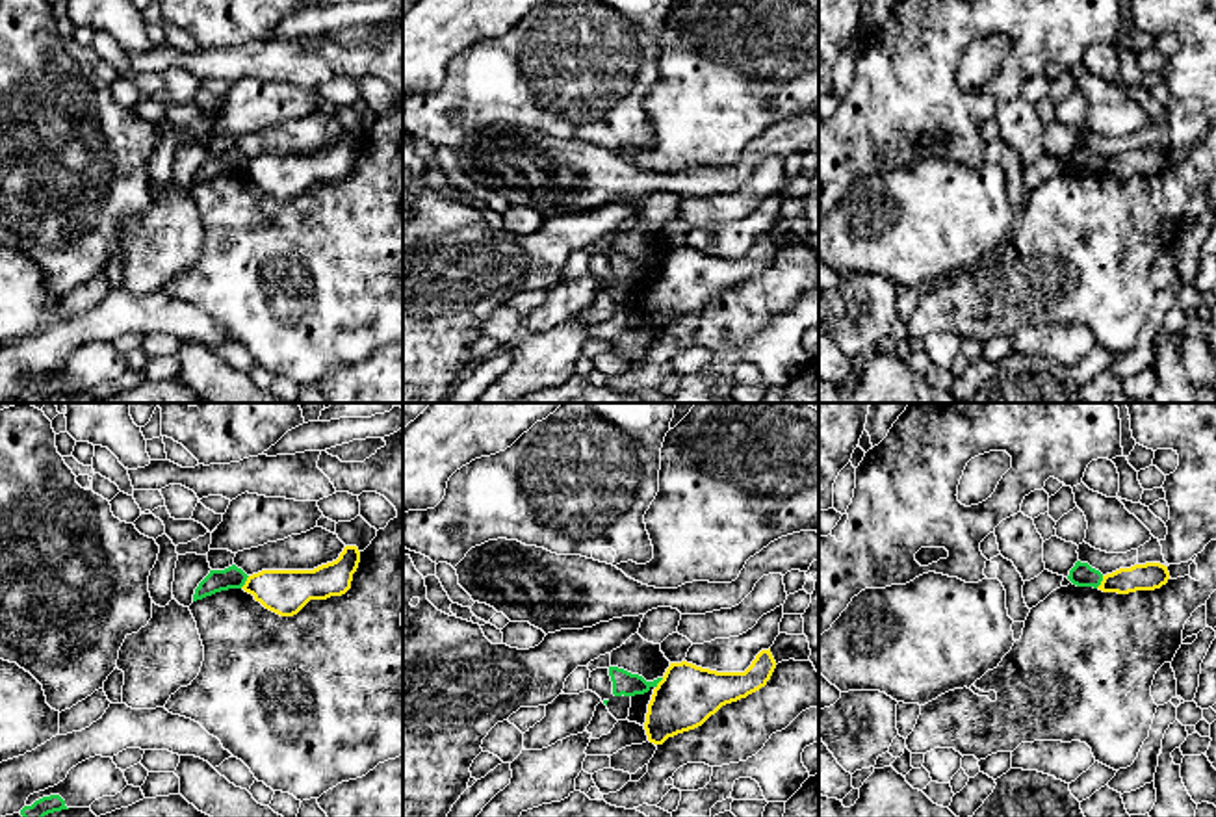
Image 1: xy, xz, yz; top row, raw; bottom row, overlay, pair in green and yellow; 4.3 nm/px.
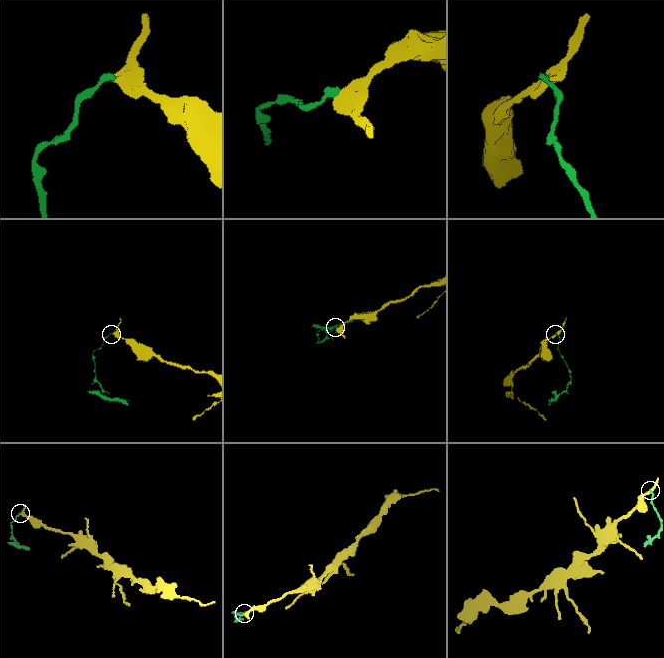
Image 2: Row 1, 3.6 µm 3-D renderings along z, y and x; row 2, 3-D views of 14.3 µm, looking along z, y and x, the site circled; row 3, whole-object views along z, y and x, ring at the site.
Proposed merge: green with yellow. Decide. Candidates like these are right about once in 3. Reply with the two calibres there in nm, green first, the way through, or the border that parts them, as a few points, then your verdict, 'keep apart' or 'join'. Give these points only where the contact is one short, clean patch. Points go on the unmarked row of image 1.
100 nm thick on the green side, 190 nm on the other; border along xy (249, 160), (240, 171); keep apart

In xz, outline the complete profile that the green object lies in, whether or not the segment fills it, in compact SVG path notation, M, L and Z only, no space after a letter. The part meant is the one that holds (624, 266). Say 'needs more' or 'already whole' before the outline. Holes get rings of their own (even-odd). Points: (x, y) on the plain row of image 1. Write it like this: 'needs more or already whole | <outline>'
already whole | M609 251L609 260L613 266L613 279L614 280L644 279L652 271L657 271L657 267L663 264L663 262L657 262L653 266L646 266L642 260L631 258L631 256L618 253L618 251Z

